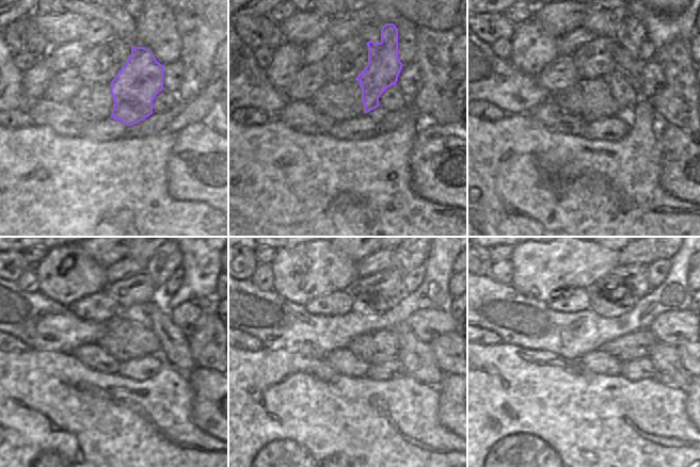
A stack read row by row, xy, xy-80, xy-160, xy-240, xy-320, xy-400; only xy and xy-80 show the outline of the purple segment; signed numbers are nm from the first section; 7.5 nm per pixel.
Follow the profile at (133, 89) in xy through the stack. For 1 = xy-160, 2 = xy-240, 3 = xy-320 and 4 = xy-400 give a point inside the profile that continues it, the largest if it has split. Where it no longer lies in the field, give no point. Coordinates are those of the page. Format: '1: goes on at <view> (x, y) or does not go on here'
1: goes on at xy-160 (631, 32)
2: goes on at xy-240 (166, 258)
3: goes on at xy-320 (408, 258)
4: goes on at xy-400 (659, 258)

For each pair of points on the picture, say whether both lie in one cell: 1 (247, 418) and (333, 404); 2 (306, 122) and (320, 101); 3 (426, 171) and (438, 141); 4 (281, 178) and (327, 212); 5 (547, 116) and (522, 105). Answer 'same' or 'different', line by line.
1: same
2: different
3: same
4: same
5: different

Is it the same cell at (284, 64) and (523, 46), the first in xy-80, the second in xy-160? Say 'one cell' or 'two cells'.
one cell

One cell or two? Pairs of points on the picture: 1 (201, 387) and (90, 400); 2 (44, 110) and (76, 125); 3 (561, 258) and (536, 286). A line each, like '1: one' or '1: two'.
1: two
2: one
3: one

